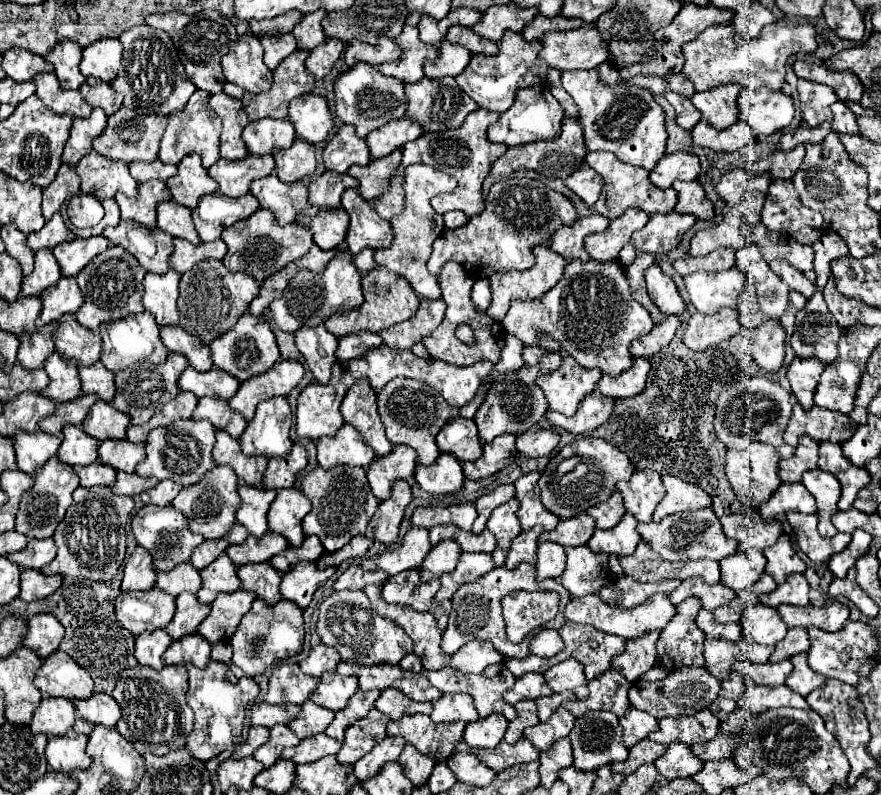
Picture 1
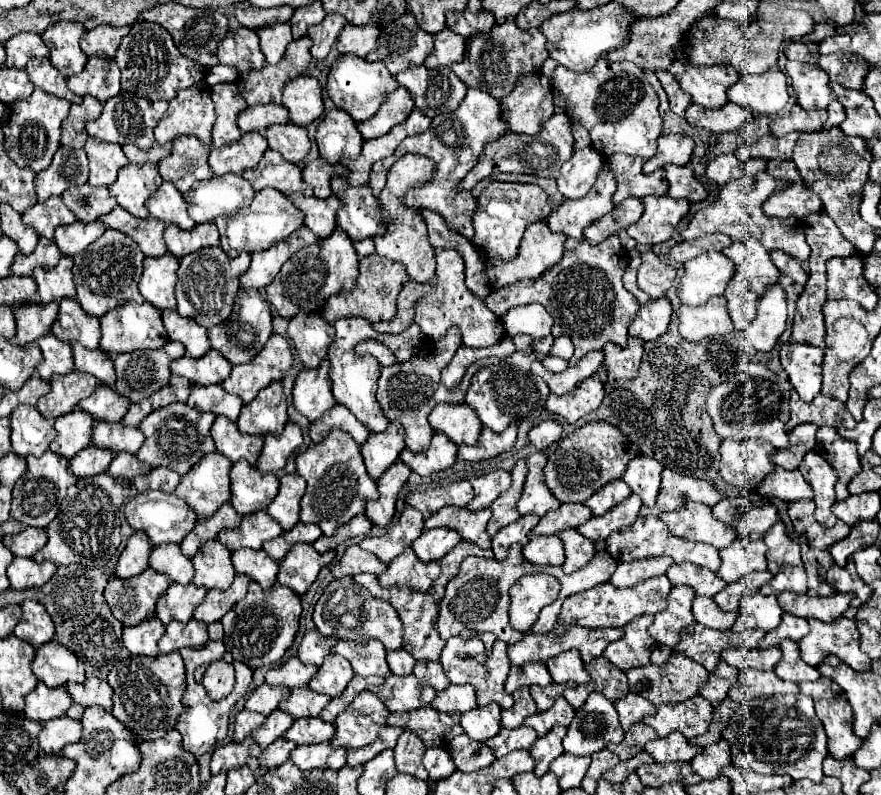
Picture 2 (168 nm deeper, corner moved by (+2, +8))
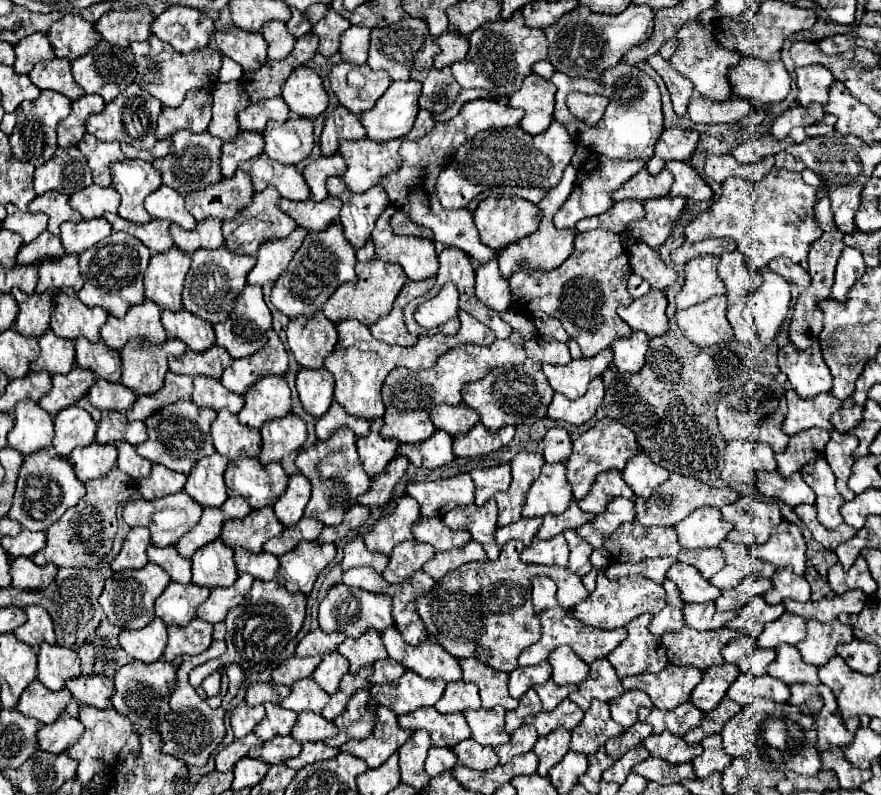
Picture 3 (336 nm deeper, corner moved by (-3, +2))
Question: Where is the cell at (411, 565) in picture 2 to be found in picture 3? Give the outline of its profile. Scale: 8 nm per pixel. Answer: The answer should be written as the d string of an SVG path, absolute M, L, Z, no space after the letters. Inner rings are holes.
M416 540L400 542L390 552L390 562L388 562L386 570L382 572L382 576L384 576L384 580L388 580L392 584L404 582L408 576L412 576L412 572L420 570L422 564L426 560L430 560L434 554L436 554L436 550L430 544L416 542Z

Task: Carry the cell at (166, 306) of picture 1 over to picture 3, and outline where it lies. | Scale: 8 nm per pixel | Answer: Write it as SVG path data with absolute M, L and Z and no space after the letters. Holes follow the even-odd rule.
M176 246L164 254L152 256L148 270L144 272L146 298L156 300L162 310L182 308L182 290L188 270L190 256Z

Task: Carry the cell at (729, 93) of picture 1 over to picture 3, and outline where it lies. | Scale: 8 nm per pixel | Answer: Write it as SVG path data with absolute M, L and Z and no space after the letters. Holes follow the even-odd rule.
M688 20L684 22L678 30L676 30L676 52L670 58L670 64L684 74L694 88L712 100L728 100L730 94L730 84L728 84L728 68L736 66L740 60L738 52L730 52L726 48L722 48L710 26L704 26L700 20Z

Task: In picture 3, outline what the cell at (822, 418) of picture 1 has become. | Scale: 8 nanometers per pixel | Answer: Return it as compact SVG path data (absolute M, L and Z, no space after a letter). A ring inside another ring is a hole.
M786 388L786 400L788 400L788 414L782 422L782 430L790 436L808 428L832 430L830 416L838 412L842 404L830 392L824 392L812 400L804 400L792 388Z

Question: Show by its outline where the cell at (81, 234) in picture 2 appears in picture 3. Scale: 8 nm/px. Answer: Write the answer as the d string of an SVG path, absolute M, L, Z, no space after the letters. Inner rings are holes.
M104 218L82 220L78 224L64 222L60 226L60 230L62 230L60 240L66 248L66 254L80 254L80 252L88 250L92 244L104 240L112 232L108 220L104 220Z

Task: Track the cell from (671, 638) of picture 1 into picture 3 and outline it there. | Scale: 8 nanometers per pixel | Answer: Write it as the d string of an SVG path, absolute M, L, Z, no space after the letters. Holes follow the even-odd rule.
M664 580L662 586L666 590L666 606L650 622L650 632L654 636L662 636L668 630L678 630L680 626L684 626L684 616L682 616L684 602L676 592L676 584L672 584L672 580Z

